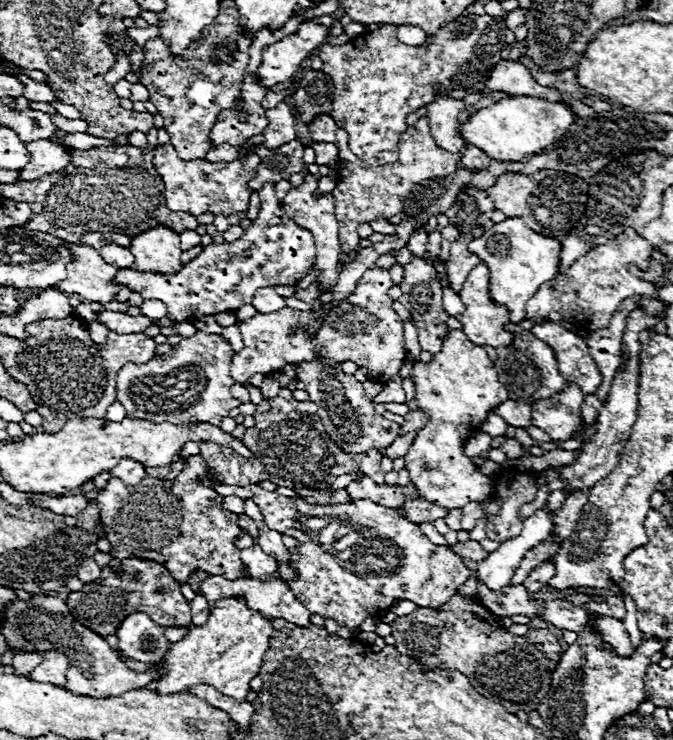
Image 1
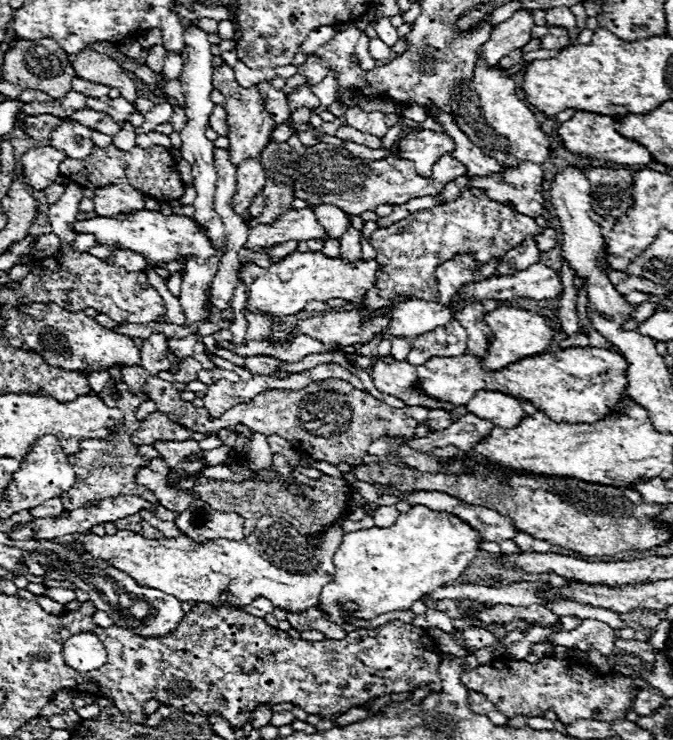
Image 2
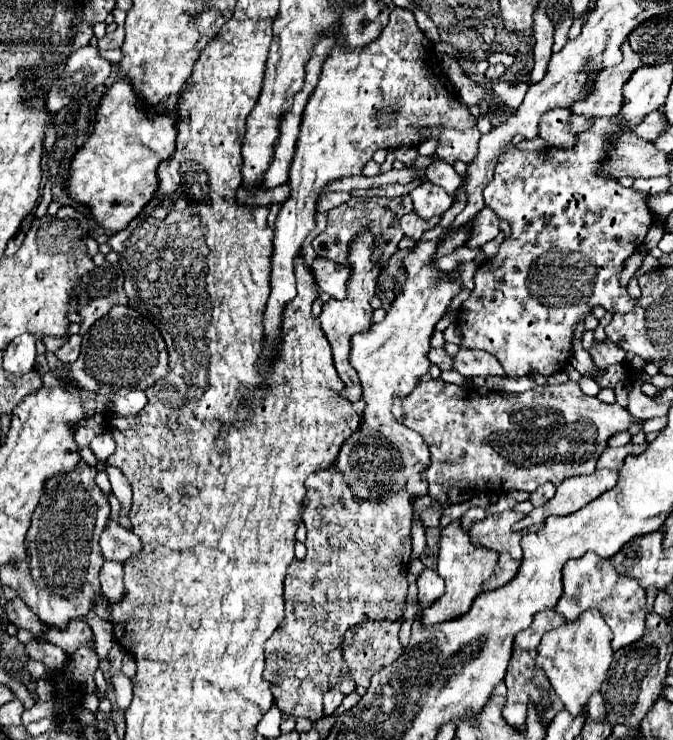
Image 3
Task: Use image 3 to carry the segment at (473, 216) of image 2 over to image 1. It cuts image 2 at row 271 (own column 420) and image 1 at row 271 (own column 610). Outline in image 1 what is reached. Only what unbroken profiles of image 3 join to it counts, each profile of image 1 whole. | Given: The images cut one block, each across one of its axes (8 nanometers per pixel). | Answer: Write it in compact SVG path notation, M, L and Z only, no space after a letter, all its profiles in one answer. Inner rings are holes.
M412 258L412 262L404 266L404 280L400 288L402 288L400 302L412 314L412 322L418 330L418 340L422 350L436 354L438 350L442 350L442 336L448 330L446 326L448 314L442 308L442 284L440 284L440 278L436 276L434 266L430 266L424 258Z

